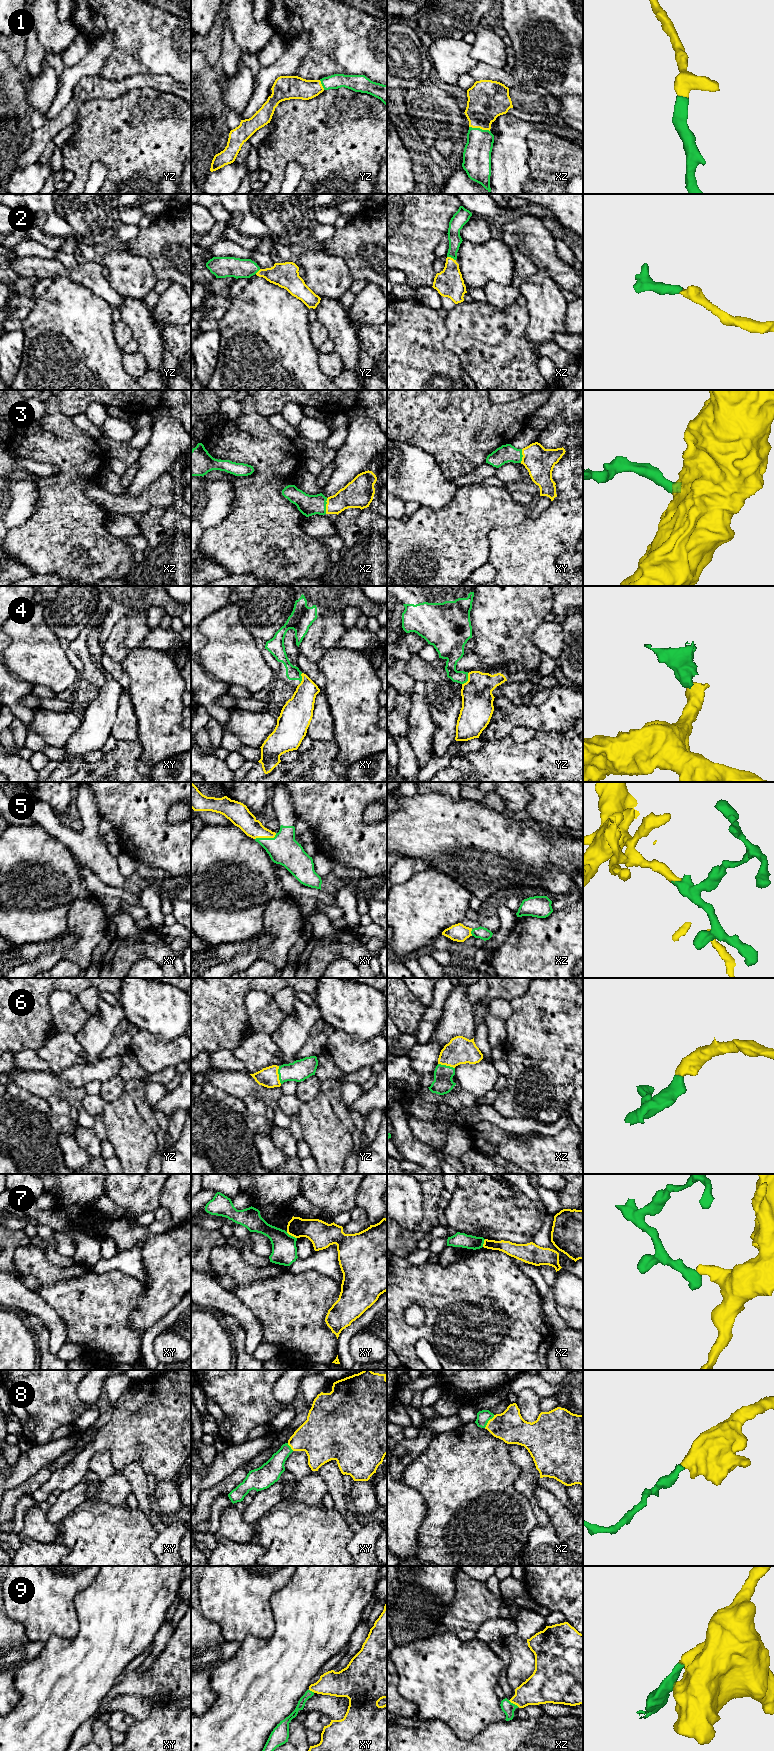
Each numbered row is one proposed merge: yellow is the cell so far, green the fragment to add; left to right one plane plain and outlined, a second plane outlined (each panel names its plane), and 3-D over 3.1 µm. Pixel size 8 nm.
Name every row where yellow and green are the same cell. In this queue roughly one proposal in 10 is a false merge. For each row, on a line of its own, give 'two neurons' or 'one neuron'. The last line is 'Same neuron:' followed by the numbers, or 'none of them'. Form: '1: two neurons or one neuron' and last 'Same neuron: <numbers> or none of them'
1: one neuron
2: one neuron
3: one neuron
4: two neurons
5: one neuron
6: one neuron
7: two neurons
8: one neuron
9: one neuron
Same neuron: 1, 2, 3, 5, 6, 8, 9

